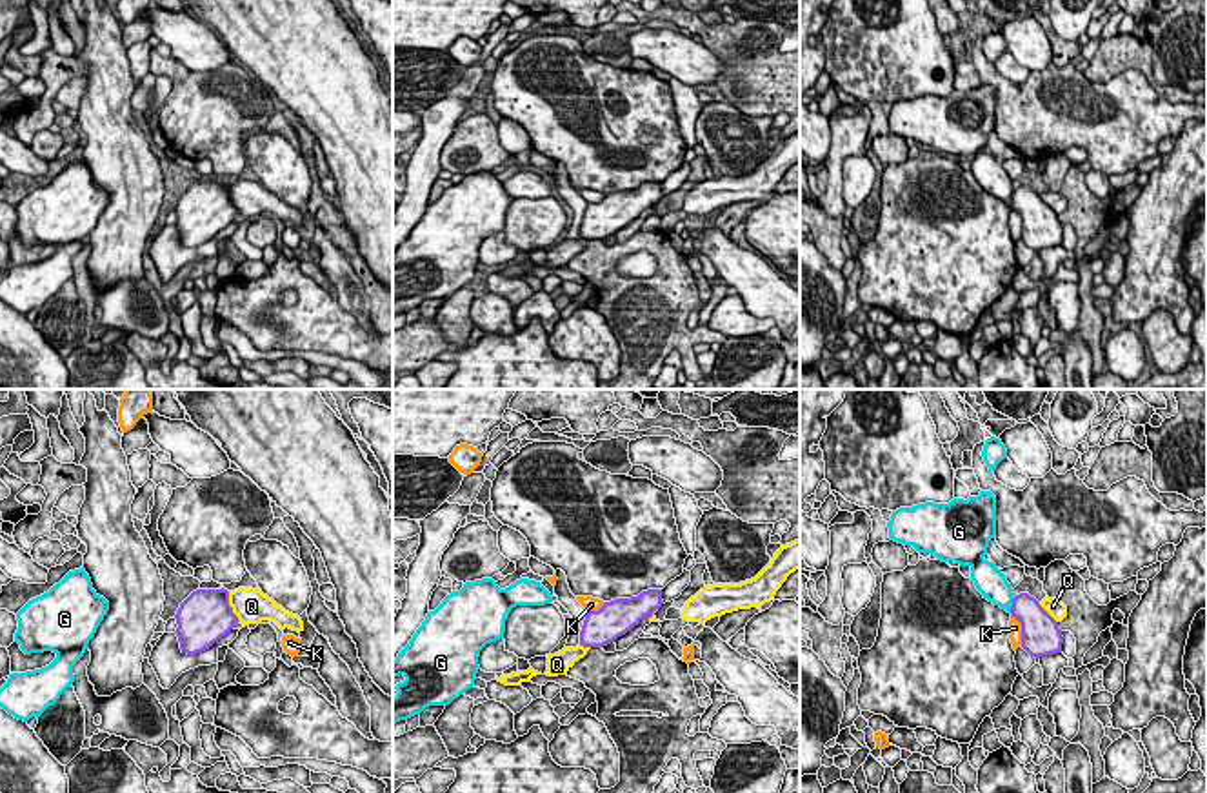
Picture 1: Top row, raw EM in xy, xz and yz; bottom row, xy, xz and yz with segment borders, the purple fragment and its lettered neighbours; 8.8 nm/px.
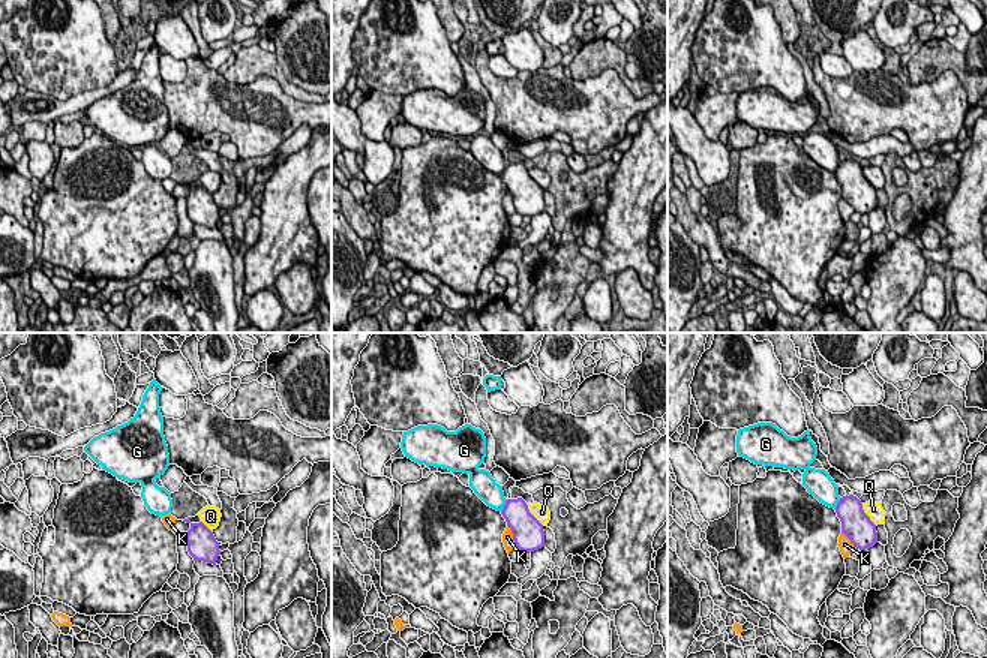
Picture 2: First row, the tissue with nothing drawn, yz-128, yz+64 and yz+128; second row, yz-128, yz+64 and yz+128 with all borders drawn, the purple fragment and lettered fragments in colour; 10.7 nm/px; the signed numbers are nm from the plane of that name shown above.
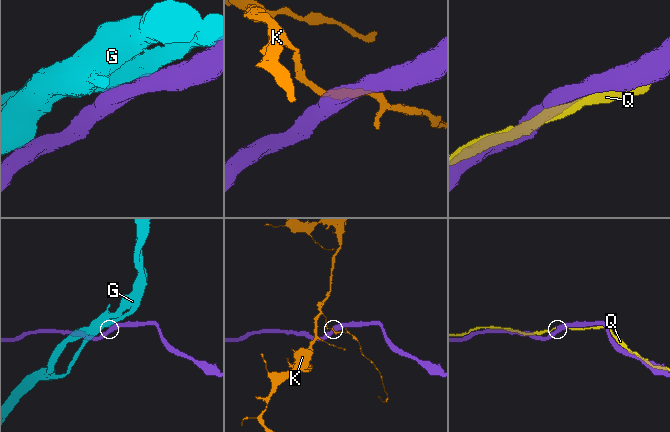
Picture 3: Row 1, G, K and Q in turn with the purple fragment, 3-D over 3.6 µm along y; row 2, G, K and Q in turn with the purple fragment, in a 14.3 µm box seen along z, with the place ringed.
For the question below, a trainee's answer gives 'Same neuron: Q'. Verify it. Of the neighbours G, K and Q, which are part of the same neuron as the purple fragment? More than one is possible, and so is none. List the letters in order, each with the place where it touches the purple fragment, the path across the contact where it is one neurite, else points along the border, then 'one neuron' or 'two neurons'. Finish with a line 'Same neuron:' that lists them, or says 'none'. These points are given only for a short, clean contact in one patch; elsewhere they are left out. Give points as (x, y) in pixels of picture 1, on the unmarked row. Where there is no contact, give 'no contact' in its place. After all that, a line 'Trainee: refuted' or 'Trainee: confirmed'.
G: contact yz (1013, 197); two neurons
K: contact yz (1022, 222); two neurons
Q: contact xy (229, 199); one neuron
Same neuron: Q
Trainee: confirmed

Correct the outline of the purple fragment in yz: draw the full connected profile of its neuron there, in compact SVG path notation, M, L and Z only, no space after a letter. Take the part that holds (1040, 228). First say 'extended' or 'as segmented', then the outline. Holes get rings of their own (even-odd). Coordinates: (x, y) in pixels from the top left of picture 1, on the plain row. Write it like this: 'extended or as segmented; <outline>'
extended; M1029 186L1012 191L1011 209L1022 216L1022 240L1034 251L1062 246L1062 222L1058 216L1067 209L1067 198L1060 191L1043 191L1038 195Z

